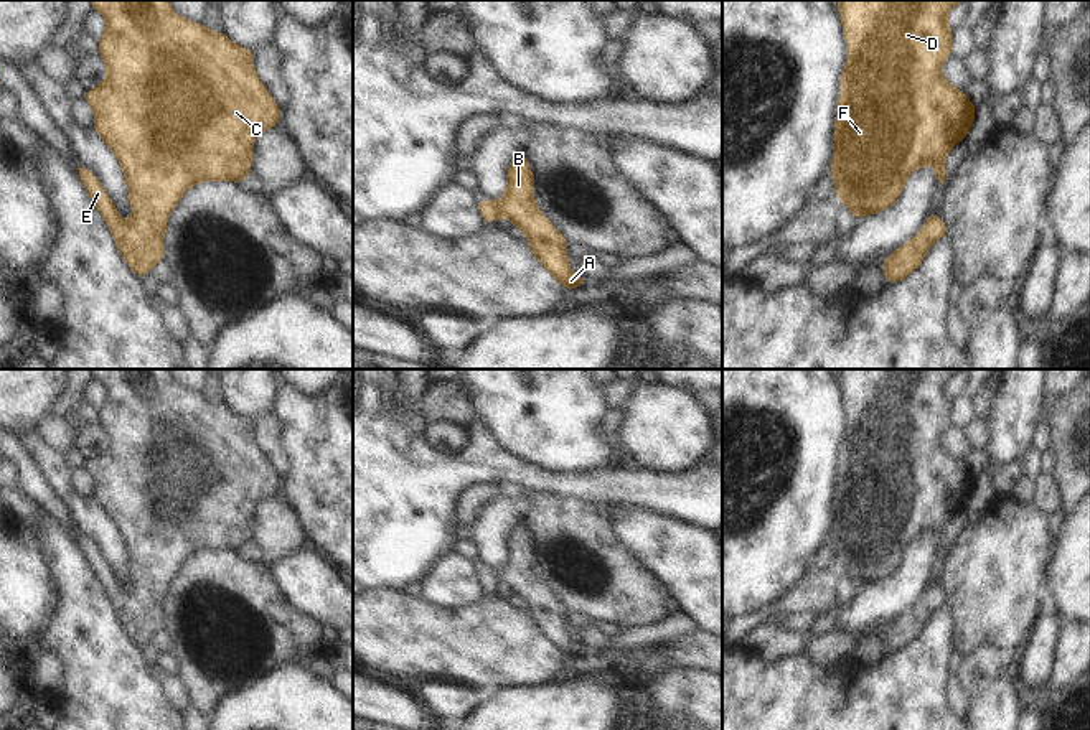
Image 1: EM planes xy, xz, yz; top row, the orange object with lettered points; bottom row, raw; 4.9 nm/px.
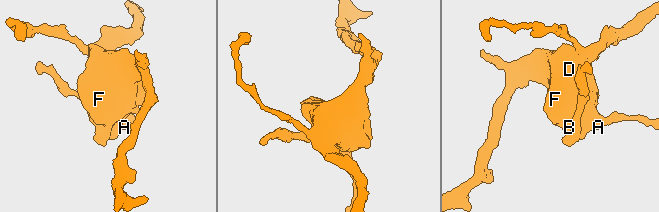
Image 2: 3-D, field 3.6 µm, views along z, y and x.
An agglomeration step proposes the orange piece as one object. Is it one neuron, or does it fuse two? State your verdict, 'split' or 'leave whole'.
leave whole

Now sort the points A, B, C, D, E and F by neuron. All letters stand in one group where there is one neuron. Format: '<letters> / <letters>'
A B C D E F

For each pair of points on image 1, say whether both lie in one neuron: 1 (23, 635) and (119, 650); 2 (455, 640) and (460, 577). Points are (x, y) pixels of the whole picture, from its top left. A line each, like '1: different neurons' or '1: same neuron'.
1: different neurons
2: different neurons

